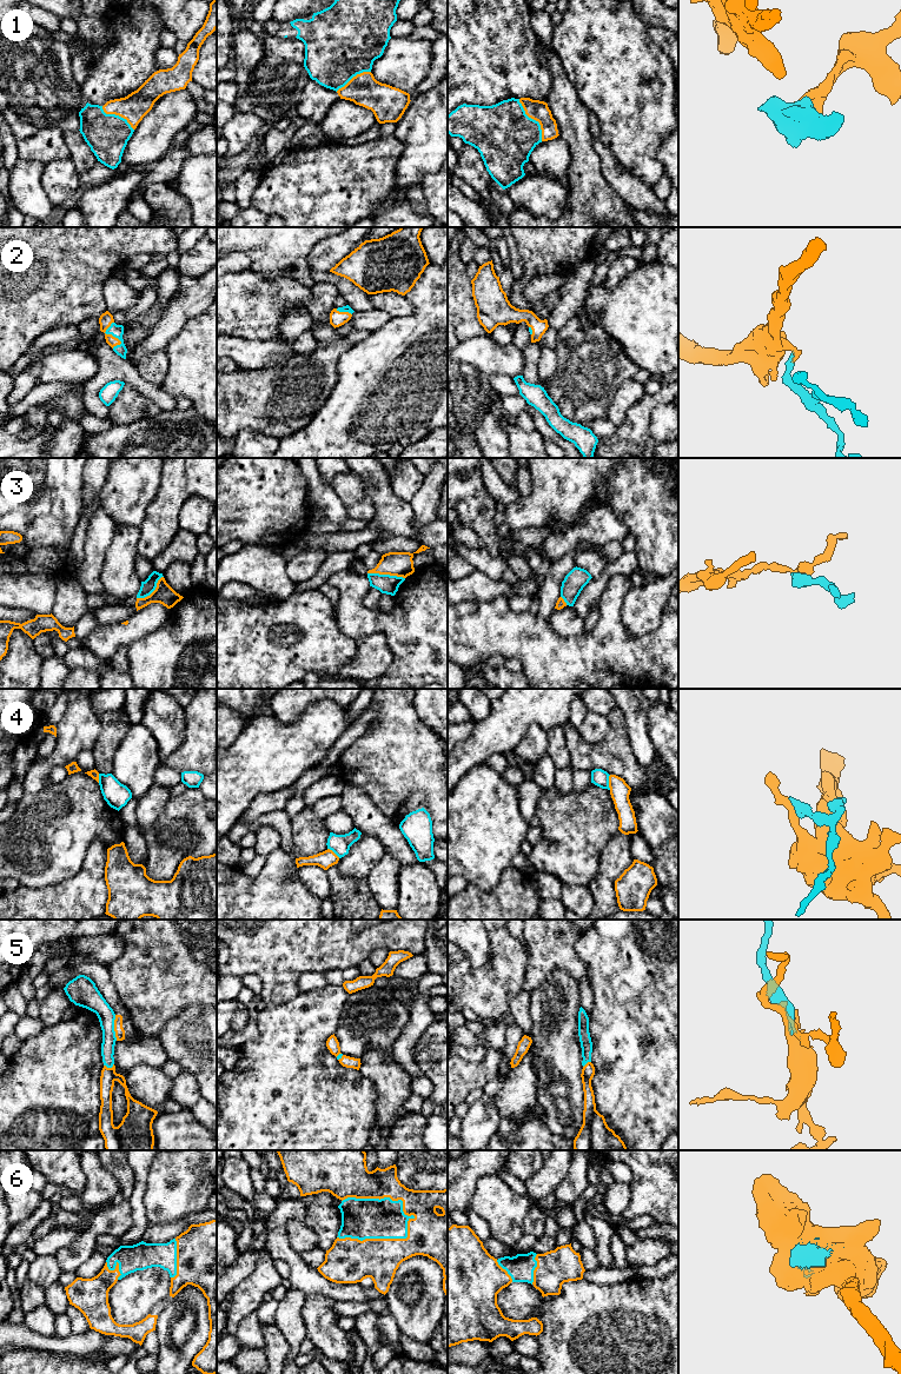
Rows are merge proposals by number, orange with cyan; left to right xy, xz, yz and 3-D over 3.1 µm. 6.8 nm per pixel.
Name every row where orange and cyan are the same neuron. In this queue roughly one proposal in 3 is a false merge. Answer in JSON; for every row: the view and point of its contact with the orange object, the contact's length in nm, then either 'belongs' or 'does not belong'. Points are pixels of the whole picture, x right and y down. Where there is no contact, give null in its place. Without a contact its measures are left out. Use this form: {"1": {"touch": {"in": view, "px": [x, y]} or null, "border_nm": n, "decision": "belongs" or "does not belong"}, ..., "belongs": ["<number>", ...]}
{"1": {"touch": {"in": "yz", "px": [534, 119]}, "border_nm": 340, "decision": "belongs"}, "2": {"touch": {"in": "xy", "px": [111, 334]}, "border_nm": 180, "decision": "belongs"}, "3": {"touch": {"in": "xz", "px": [386, 573]}, "border_nm": 260, "decision": "does not belong"}, "4": {"touch": {"in": "yz", "px": [609, 782]}, "border_nm": 100, "decision": "does not belong"}, "5": {"touch": {"in": "xy", "px": [114, 1028]}, "border_nm": 180, "decision": "belongs"}, "6": {"touch": {"in": "xz", "px": [383, 1239]}, "border_nm": 550, "decision": "belongs"}, "belongs": ["1", "2", "5", "6"]}

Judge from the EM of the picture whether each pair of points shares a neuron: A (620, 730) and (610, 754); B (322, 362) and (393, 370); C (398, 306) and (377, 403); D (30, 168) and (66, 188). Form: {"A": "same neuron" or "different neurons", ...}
{"A": "same neuron", "B": "different neurons", "C": "different neurons", "D": "different neurons"}

